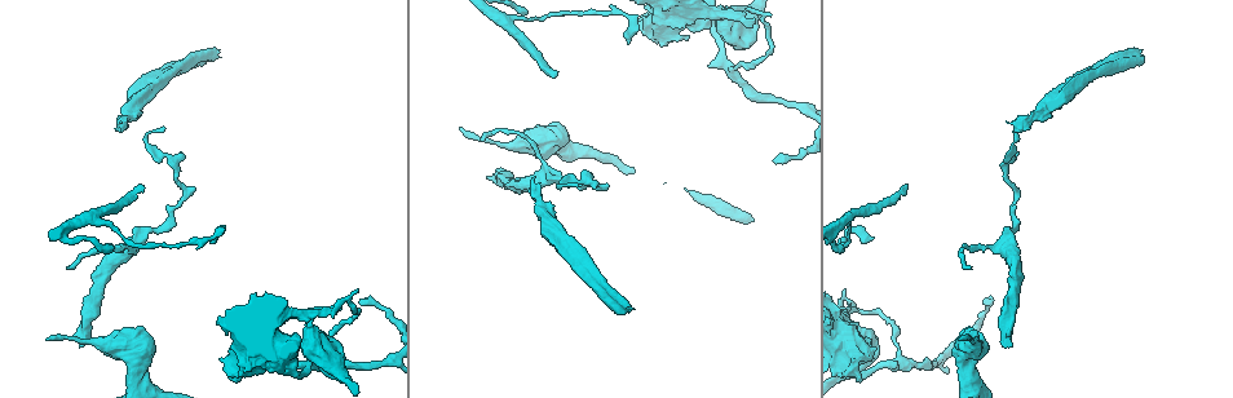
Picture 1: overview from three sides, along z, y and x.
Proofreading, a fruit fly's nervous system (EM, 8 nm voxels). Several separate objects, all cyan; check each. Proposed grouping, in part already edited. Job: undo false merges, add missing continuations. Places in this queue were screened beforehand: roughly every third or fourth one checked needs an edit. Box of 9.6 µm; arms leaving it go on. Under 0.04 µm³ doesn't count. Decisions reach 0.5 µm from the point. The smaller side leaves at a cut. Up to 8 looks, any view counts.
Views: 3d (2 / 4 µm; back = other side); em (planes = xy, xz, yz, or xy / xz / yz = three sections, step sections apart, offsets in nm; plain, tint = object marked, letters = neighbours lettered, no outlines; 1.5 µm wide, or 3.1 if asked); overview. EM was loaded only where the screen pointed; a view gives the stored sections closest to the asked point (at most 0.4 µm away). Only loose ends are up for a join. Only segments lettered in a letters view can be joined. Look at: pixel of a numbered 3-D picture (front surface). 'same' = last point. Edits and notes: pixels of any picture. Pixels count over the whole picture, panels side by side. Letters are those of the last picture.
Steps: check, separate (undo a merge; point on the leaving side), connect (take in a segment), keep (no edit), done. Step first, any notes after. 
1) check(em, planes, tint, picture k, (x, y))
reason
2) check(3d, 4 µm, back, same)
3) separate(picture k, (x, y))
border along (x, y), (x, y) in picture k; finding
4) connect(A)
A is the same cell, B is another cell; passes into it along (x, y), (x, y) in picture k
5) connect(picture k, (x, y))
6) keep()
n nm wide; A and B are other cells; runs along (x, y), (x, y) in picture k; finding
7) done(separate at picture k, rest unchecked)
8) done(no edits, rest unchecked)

check(3d, 2 µm, picture 1, (906, 183))
an open end

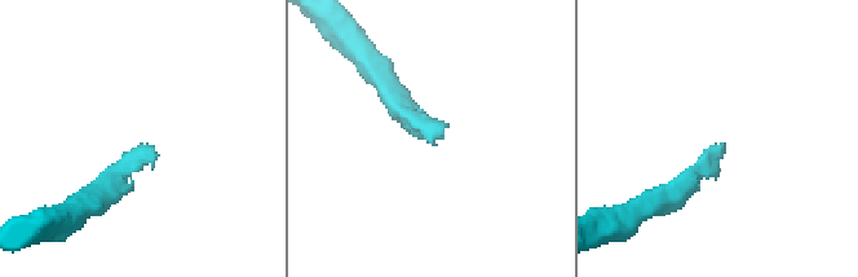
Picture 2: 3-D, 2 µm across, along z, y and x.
check(em, planes, plain, picture 2, (442, 135))
now the EM

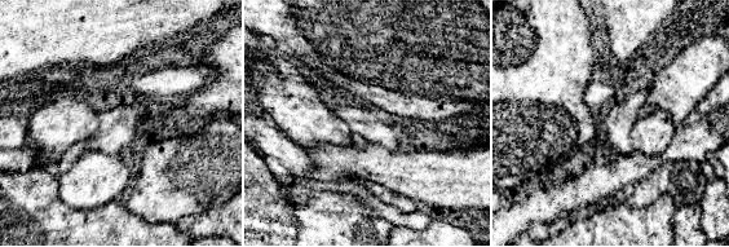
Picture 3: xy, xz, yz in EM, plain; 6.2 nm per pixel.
check(em, planes, letters, same)
what lies round it

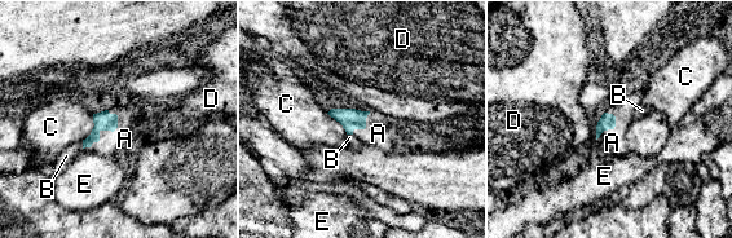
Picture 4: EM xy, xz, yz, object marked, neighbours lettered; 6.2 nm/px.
connect(A)
A is the same cell, B, C, D and E are other cells; passes into it along (104, 120), (104, 129), (124, 139) in picture 4; it goes on there

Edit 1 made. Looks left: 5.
check(3d, 2 µm, picture 1, (842, 249))

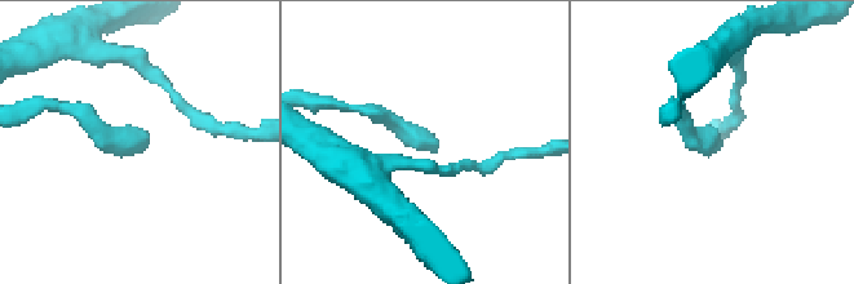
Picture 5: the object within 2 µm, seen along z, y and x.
check(em, planes, plain, picture 5, (714, 137))
shape alone is not enough

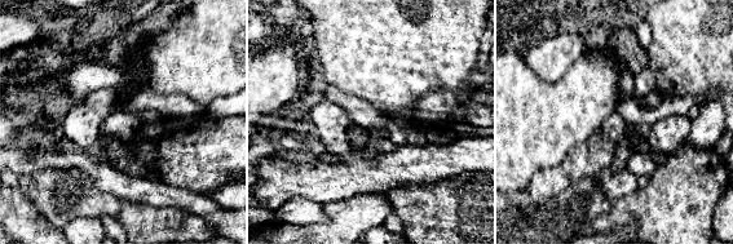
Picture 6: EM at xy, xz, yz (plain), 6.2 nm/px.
check(em, planes, letters, same)

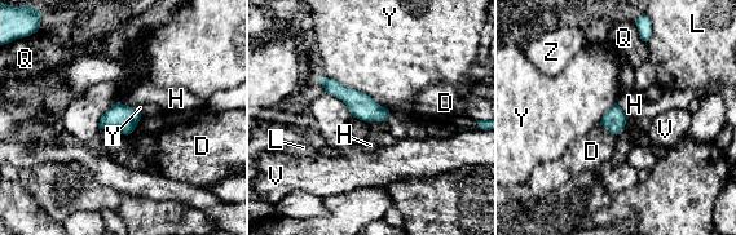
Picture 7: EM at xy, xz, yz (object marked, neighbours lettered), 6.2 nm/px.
keep()
140 nm wide; D, H, L, Q, V, Y and Z are other cells; runs along (325, 81), (383, 118) in picture 7; no lettered segment goes on from it

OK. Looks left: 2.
check(em, planes, plain, picture 1, (1010, 344))
branch stops here

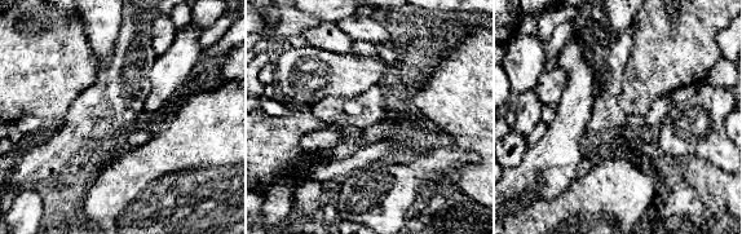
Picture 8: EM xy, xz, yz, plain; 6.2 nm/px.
check(em, planes, letters, same)

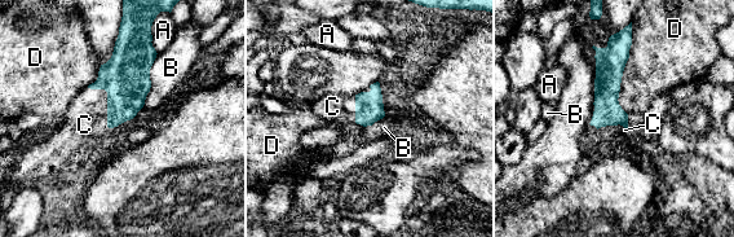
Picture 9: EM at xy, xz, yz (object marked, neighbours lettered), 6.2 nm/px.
connect(C)
C is the same cell, A, B and D are other cells; passes into it along (125, 77), (107, 104), (84, 124) in picture 9; the neuron continues

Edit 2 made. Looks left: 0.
done(connect at picture 4, connect at picture 9, rest unchecked)

